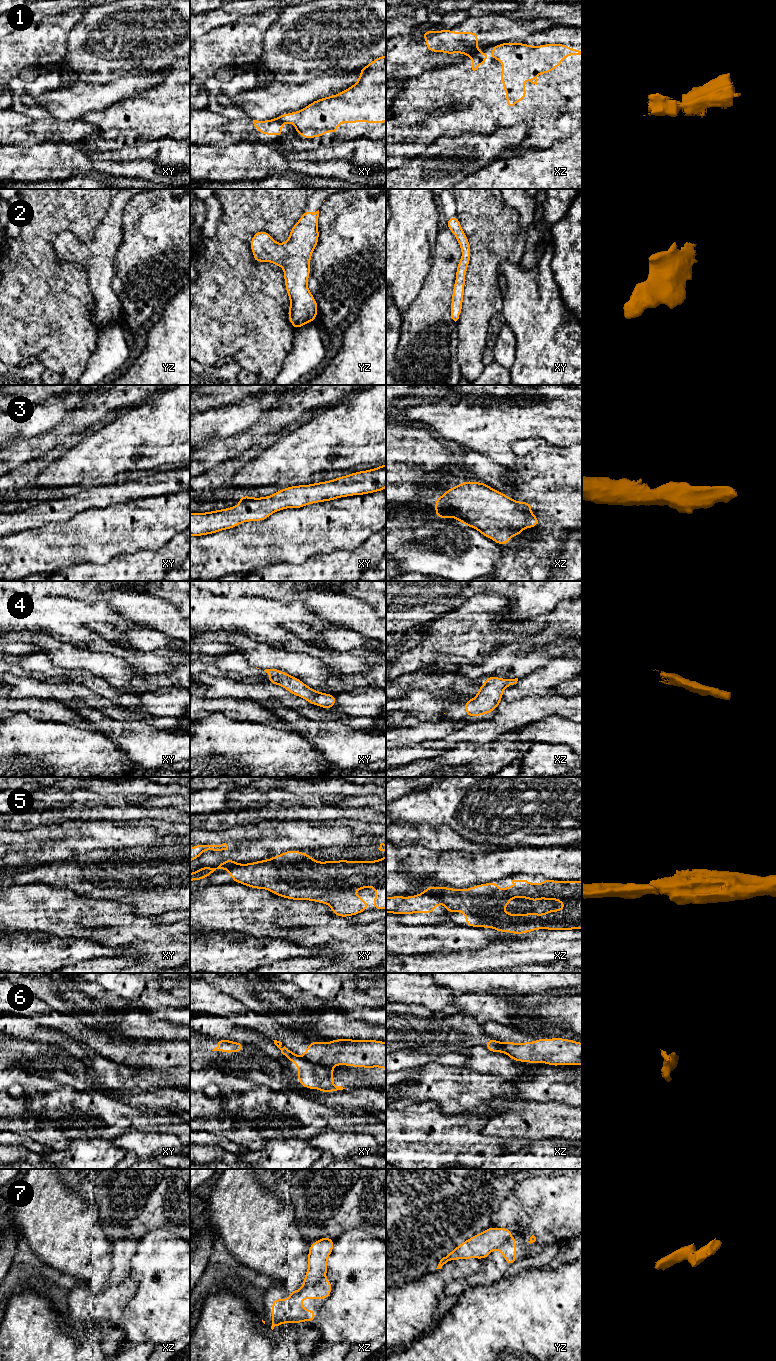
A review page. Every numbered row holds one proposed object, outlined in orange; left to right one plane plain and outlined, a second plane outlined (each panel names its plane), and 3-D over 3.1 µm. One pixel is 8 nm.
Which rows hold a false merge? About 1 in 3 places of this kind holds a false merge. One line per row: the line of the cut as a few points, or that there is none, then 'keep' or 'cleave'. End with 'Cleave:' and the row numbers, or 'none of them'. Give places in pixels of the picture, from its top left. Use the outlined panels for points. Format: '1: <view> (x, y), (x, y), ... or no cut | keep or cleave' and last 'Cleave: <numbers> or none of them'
1: xz (479, 52), (471, 57) | cleave
2: no cut | keep
3: no cut | keep
4: no cut | keep
5: xz (423, 893), (434, 895), (441, 902) | cleave
6: xy (302, 1057), (311, 1062), (329, 1067) | cleave
7: xz (324, 1277), (313, 1284), (303, 1286) | cleave
Cleave: 1, 5, 6, 7

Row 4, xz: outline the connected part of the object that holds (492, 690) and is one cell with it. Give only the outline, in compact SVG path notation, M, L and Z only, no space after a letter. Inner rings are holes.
M486 677L486 682L477 691L478 695L463 703L466 715L476 717L493 712L501 703L503 690L516 684L517 681L518 678Z

